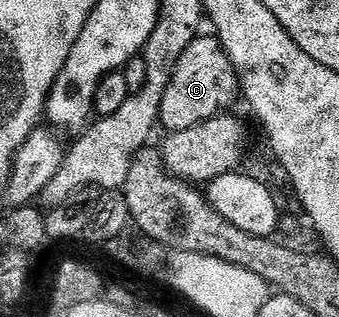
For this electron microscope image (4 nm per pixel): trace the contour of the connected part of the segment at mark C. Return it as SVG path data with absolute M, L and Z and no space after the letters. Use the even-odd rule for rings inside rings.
M200 35L189 45L186 52L180 55L180 60L176 63L172 81L164 93L159 122L170 133L190 129L231 110L236 99L239 100L240 92L238 74L227 59L218 39L212 35Z

